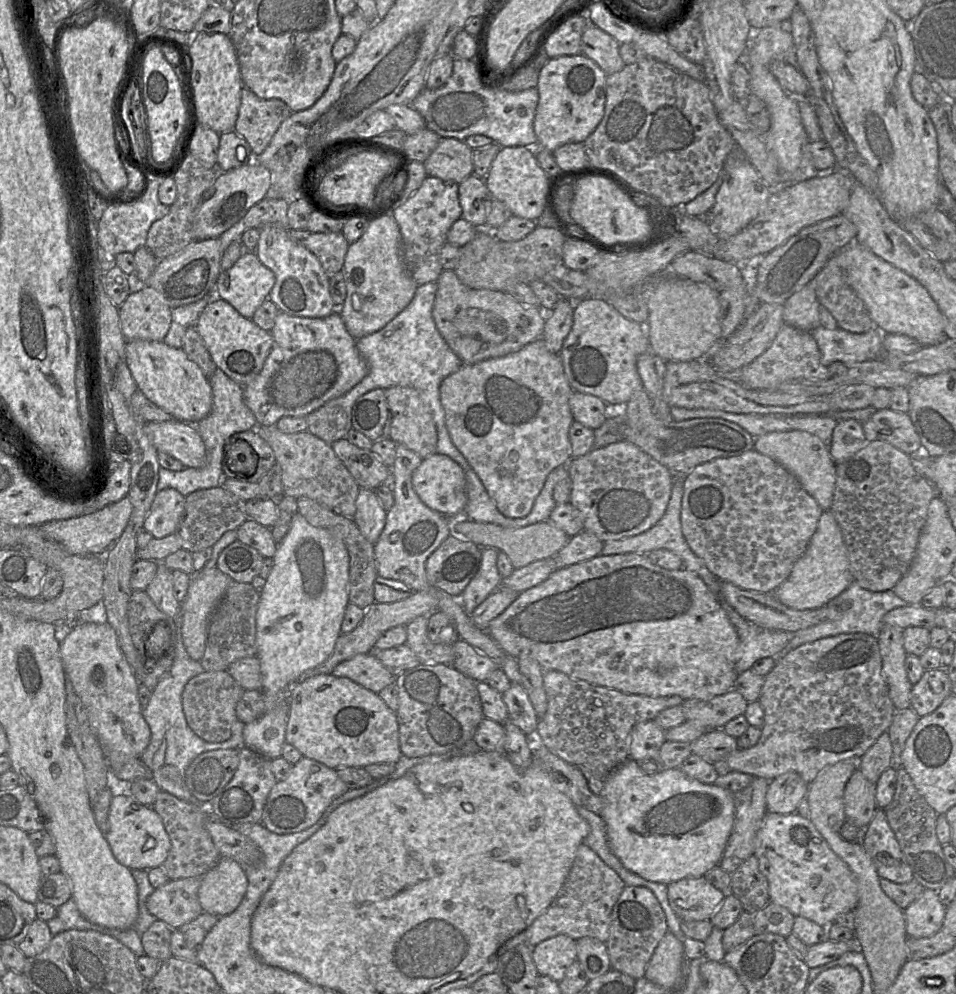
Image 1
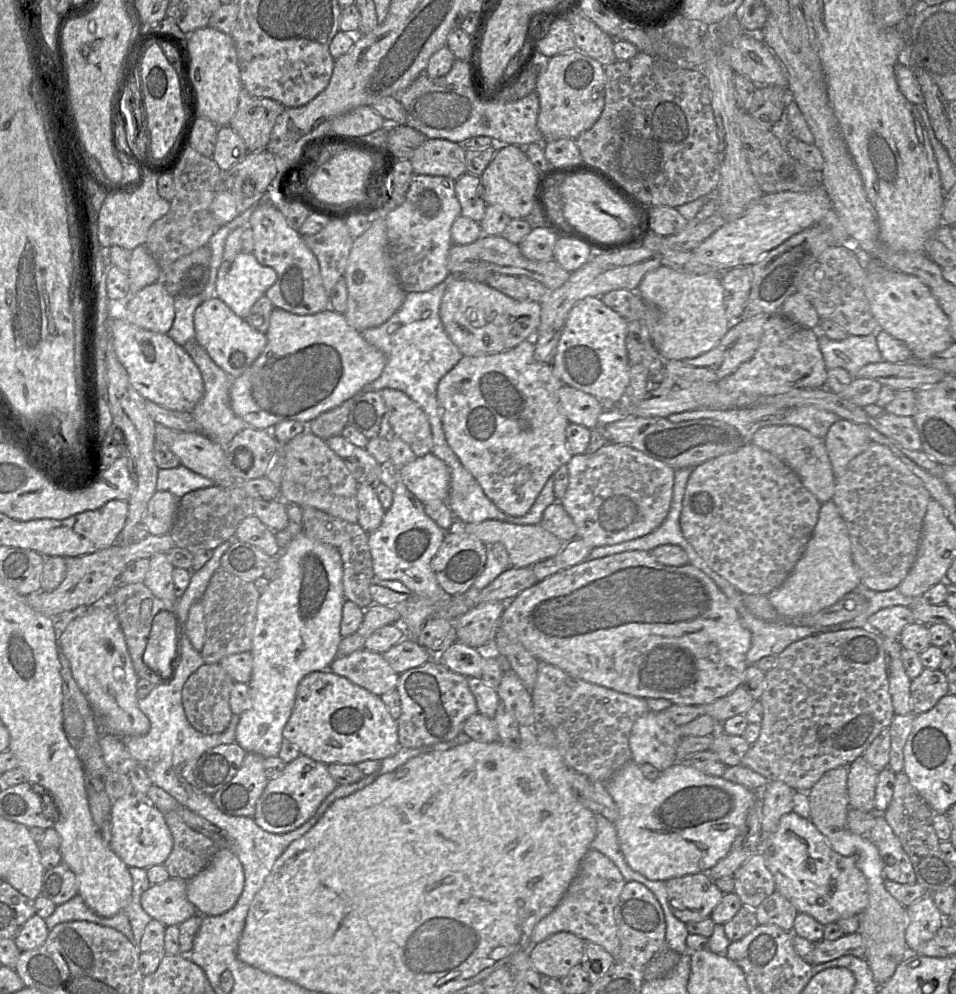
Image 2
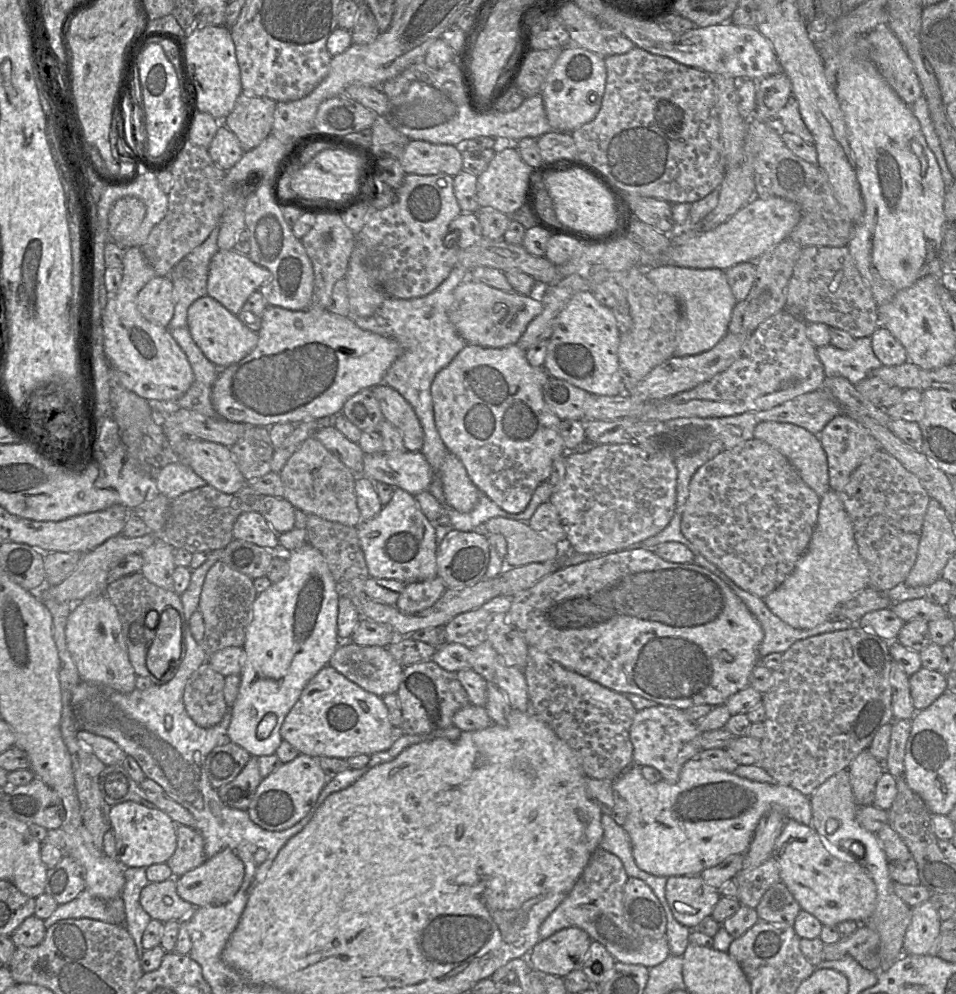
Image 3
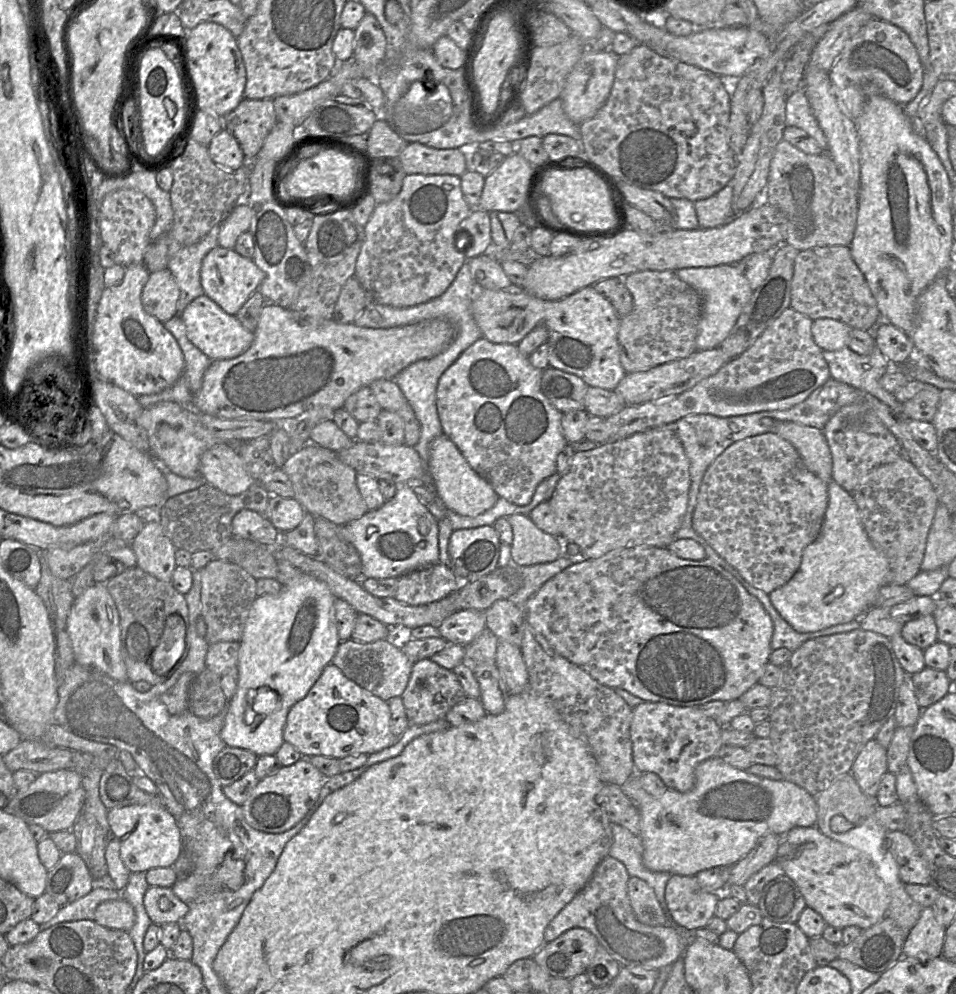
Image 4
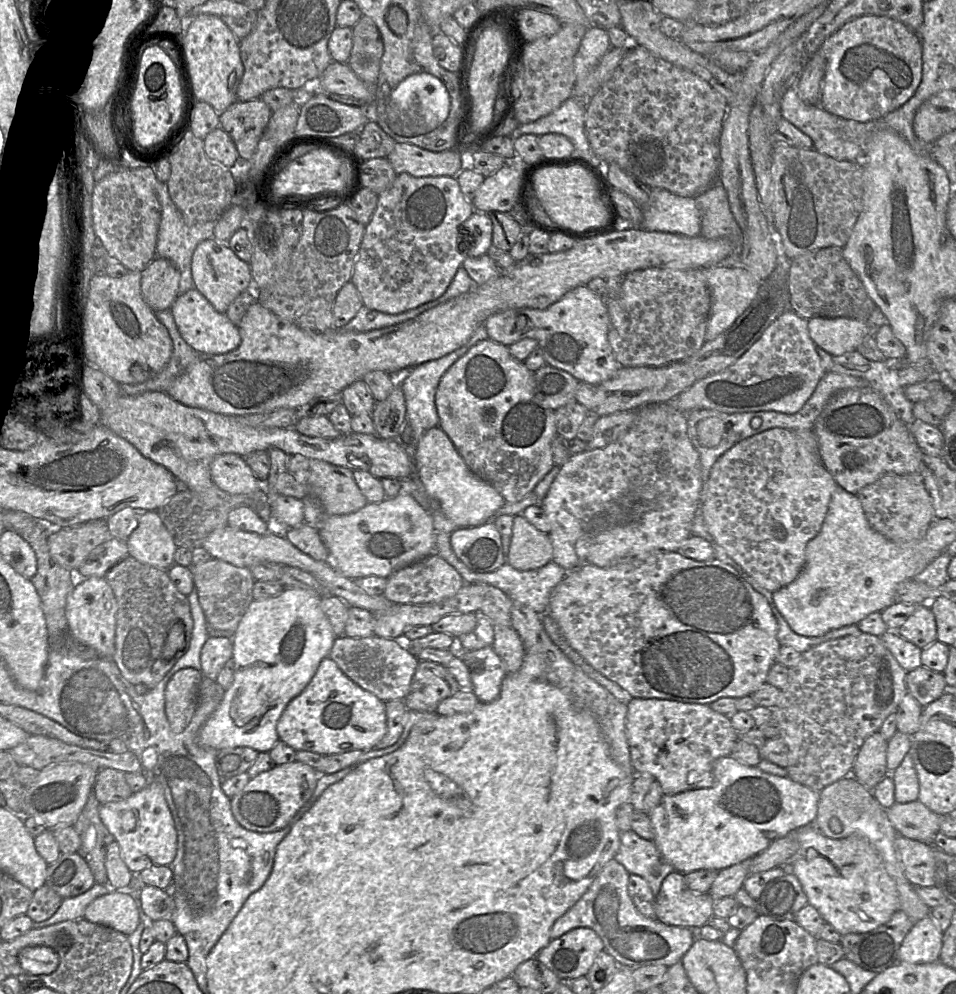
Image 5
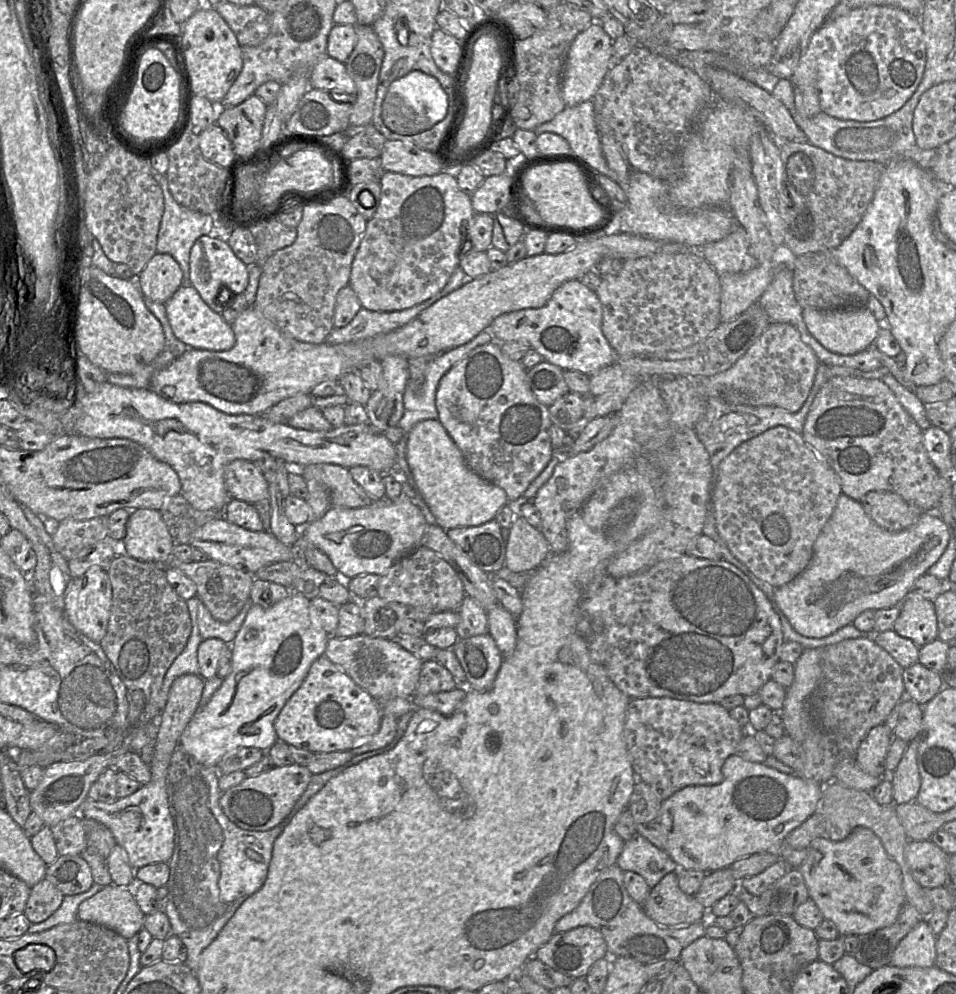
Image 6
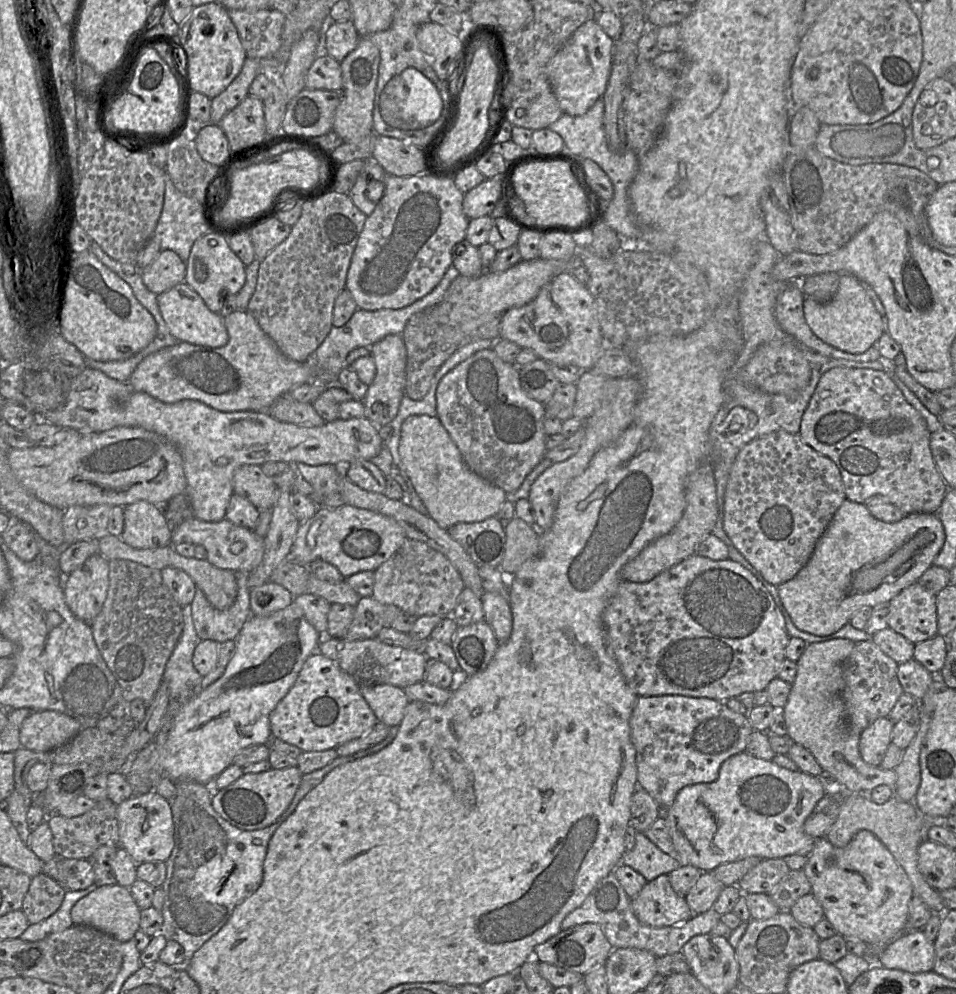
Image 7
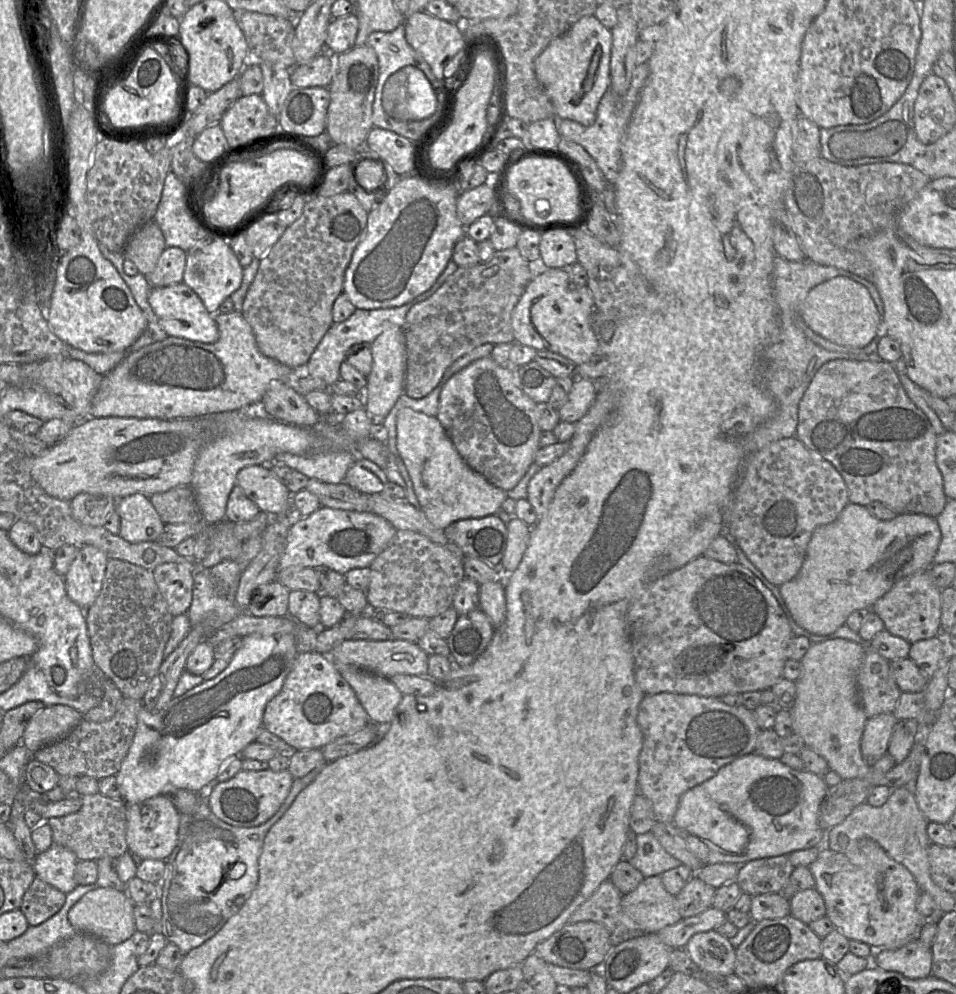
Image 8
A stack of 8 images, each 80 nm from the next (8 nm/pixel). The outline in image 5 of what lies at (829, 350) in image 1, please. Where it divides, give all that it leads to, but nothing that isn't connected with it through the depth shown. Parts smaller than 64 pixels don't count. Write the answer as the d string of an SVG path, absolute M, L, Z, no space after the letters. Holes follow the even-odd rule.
M818 346L816 350L826 371L868 381L869 386L890 404L903 422L910 426L916 421L913 415L914 403L906 397L898 380L897 369L889 367L887 360L872 361L857 350L843 355L832 355Z

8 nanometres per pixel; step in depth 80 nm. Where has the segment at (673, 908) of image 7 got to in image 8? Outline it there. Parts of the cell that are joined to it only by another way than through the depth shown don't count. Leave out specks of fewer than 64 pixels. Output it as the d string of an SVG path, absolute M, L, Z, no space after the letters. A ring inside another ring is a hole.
M660 875L644 878L633 891L622 896L621 906L643 933L656 933L682 919L676 897L666 891Z

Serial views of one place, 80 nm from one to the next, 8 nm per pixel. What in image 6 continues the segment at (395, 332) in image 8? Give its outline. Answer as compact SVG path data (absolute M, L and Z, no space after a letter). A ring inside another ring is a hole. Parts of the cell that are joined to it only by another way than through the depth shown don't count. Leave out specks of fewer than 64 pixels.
M388 355L381 361L382 377L377 390L372 391L365 408L368 422L384 432L398 426L404 412L403 395L409 379L408 359Z

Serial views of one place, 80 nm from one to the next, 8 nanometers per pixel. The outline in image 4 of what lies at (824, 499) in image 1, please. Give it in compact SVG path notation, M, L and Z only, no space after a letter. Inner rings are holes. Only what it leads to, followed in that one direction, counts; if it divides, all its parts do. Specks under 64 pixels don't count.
M793 422L776 423L769 432L790 442L805 467L826 483L832 479L832 457L821 430Z

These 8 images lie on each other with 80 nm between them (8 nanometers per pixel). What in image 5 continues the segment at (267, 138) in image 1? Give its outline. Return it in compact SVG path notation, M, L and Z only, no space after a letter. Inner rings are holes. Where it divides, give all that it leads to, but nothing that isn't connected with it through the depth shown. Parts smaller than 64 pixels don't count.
M260 98L235 101L219 113L220 127L231 137L242 162L249 162L272 116Z

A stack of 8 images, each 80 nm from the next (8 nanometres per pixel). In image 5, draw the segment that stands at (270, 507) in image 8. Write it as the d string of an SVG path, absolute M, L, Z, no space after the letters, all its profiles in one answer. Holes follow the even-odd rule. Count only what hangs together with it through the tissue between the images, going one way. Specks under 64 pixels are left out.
M237 454L216 456L210 465L213 484L230 494L247 494L263 487L246 460Z

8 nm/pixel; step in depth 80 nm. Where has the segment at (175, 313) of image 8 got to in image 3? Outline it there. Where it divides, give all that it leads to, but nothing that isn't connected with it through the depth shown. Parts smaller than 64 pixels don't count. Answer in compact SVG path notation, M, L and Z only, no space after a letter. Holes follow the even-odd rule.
M206 295L197 299L188 309L187 328L205 357L217 368L224 369L246 357L257 345L258 332L248 329L218 301Z

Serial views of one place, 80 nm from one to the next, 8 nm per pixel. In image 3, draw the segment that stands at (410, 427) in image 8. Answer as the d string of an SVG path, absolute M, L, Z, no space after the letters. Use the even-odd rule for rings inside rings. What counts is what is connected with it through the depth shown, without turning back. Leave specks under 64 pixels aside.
M448 452L439 470L445 500L461 513L470 512L479 501L480 490L470 479L461 460Z

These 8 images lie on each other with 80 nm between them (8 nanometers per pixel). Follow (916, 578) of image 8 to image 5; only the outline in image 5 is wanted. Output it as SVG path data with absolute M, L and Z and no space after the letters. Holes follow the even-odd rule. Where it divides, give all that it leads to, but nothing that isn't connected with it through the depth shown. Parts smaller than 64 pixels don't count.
M918 604L896 631L901 637L924 649L937 640L936 620L930 605Z

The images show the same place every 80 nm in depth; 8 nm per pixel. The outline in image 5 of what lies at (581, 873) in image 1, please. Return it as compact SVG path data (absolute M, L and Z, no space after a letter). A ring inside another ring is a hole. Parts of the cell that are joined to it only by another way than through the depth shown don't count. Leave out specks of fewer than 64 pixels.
M614 858L610 860L596 876L588 890L564 915L553 924L550 937L556 939L572 929L579 927L590 928L600 937L604 951L611 955L619 967L639 968L648 965L664 965L670 967L681 961L698 937L698 929L677 927L664 924L657 919L649 919L642 915L634 905L629 892L628 881L630 873Z

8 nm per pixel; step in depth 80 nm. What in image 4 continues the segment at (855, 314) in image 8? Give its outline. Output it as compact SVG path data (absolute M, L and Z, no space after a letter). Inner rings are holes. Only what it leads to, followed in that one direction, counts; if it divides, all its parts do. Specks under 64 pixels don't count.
M831 318L814 320L811 326L812 337L823 351L838 351L847 347L851 331L849 325Z

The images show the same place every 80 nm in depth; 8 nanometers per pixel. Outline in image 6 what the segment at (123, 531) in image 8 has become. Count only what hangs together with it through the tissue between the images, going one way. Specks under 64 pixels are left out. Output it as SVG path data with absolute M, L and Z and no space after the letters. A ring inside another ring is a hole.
M132 510L126 524L126 535L119 550L143 562L169 563L175 543L159 510Z

